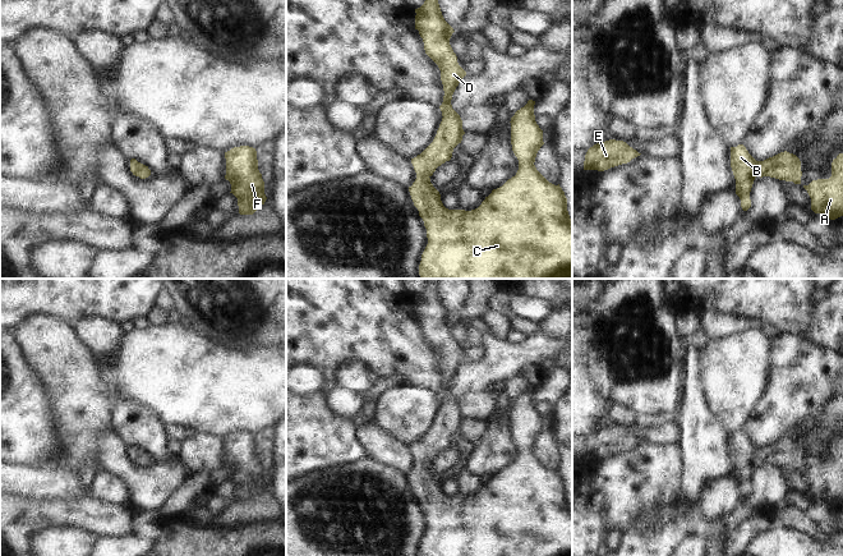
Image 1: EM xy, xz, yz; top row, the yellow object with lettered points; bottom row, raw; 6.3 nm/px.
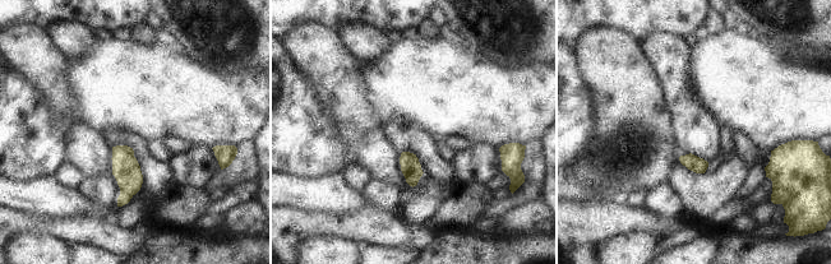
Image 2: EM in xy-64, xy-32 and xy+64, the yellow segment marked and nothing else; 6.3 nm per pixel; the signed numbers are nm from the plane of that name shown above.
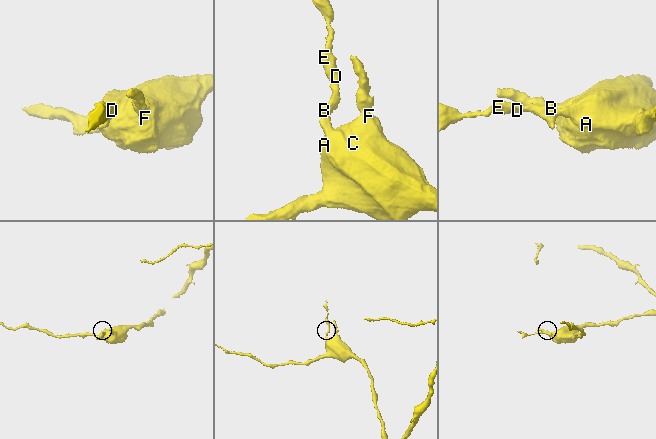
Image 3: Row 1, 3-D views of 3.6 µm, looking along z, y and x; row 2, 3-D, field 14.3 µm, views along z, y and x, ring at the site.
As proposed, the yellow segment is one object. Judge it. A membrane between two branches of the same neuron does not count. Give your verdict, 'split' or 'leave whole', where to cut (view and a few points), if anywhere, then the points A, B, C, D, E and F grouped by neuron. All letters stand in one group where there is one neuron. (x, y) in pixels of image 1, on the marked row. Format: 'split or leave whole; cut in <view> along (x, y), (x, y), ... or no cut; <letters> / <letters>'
leave whole; no cut; A B C D E F

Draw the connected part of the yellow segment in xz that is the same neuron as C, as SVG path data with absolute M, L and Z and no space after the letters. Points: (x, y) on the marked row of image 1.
M425 0L415 13L415 29L423 38L425 54L441 70L444 91L439 106L443 118L437 134L420 155L411 158L416 179L409 192L428 238L419 265L420 279L572 279L572 222L567 198L559 184L549 183L534 165L544 144L543 130L535 121L535 101L529 100L510 121L512 151L519 160L516 175L493 189L475 210L448 210L443 206L430 176L438 166L451 160L453 148L465 134L462 120L452 109L451 100L466 72L459 65L450 45L455 31L444 20L438 0Z

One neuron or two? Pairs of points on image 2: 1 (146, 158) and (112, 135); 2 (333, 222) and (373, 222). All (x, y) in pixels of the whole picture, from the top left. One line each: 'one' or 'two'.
1: one
2: one

